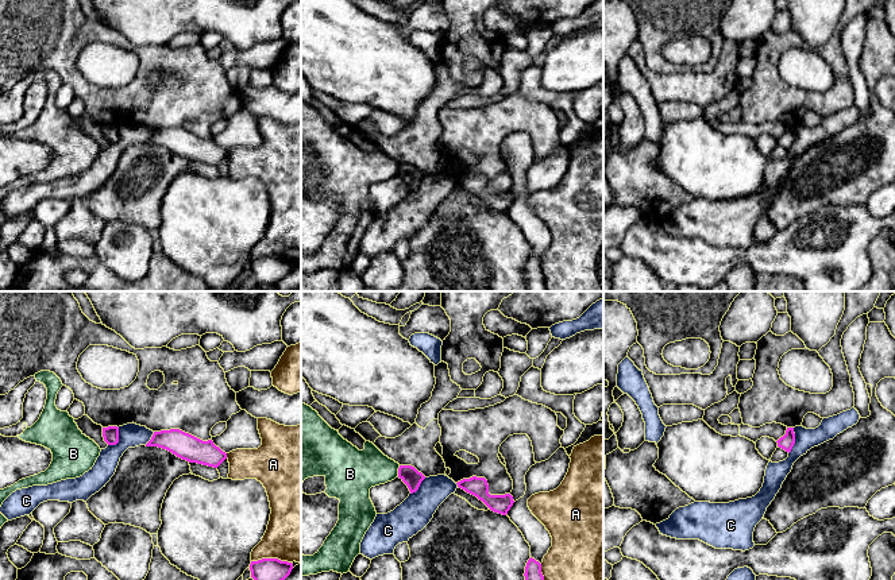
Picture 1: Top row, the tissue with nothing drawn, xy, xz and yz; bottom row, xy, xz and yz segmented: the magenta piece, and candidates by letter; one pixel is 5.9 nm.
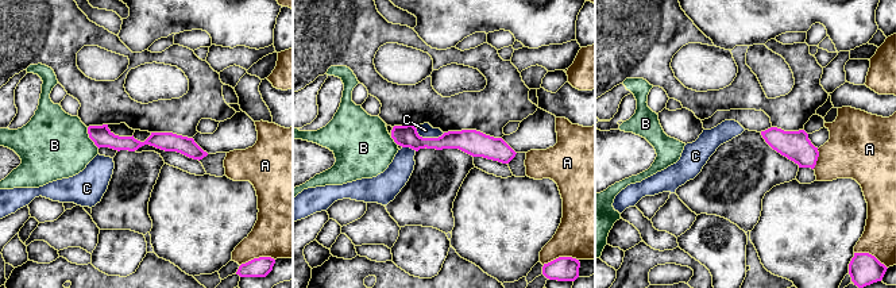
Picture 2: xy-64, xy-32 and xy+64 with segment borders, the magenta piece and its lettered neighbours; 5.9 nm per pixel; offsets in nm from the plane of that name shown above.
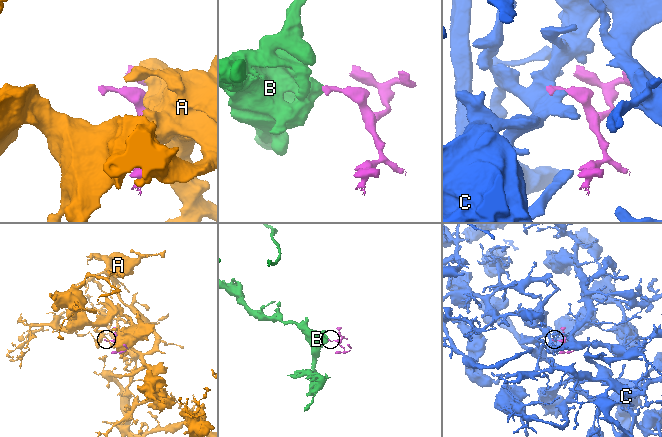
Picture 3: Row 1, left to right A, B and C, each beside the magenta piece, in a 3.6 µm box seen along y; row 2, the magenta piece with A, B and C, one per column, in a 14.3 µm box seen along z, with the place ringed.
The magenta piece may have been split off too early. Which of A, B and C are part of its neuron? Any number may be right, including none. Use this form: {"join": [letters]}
{"join": []}

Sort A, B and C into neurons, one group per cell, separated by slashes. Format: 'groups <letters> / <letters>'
groups A / B / C

